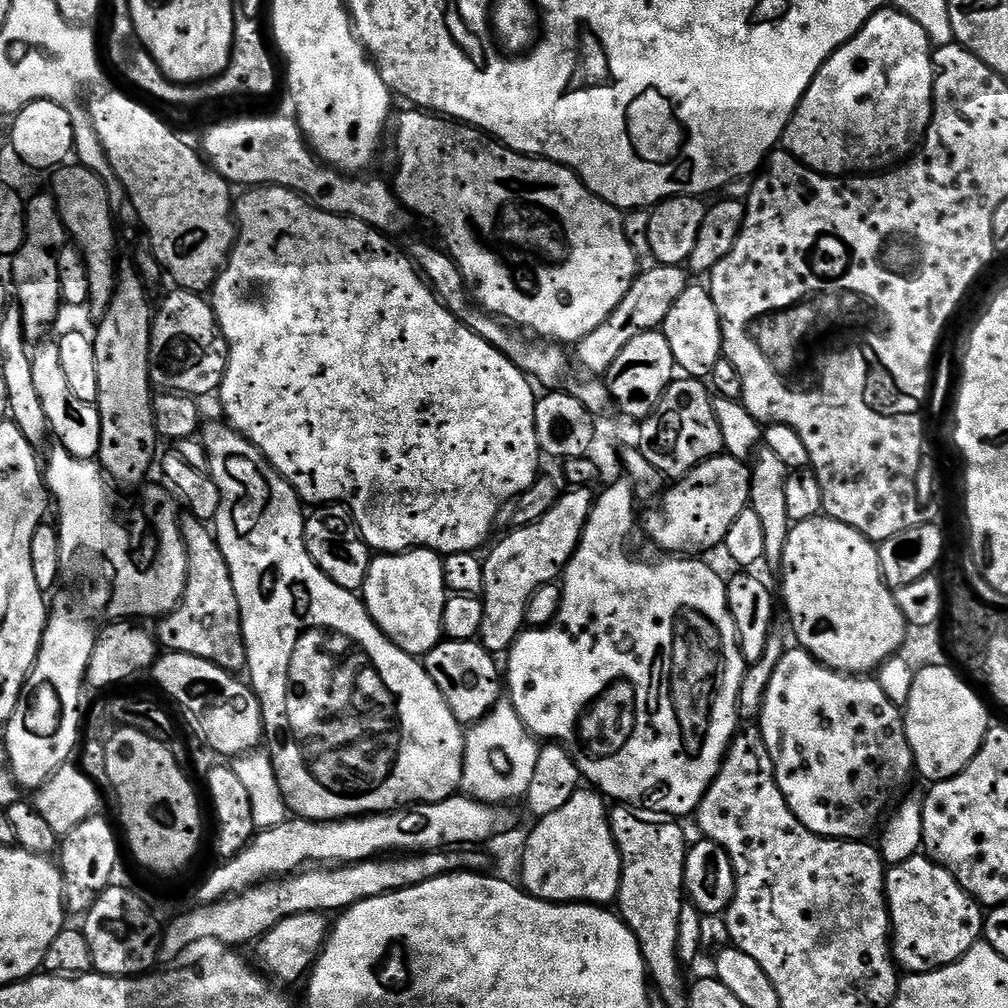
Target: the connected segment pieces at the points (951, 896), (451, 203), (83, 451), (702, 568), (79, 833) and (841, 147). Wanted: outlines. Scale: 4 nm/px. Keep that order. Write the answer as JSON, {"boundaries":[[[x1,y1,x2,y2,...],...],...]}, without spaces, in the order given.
{"boundaries":[[[926,854,911,856,901,864,887,869,888,913,892,919,892,958,905,973,933,972,961,960,984,935,985,909,942,865,935,864]],[[424,110,408,111,412,112,402,113,400,125,396,128,396,156,400,159,400,165,396,168,394,191,409,213,417,212,422,219,429,220,440,231,445,244,443,247,463,274,473,301,485,312,503,318,509,325,527,330,537,337,561,346,574,346,582,338,586,338,590,330,598,330,598,326,602,326,602,322,606,322,606,318,610,318,610,314,618,310,618,306,624,301,624,296,638,275,638,267,636,268,638,257,632,249,632,243,628,241,627,234,624,233,624,216,621,209,600,200,580,181,580,177,575,172,562,167,561,164,515,152,513,148,506,147,487,132,481,132,471,124,462,124,451,118,441,118]],[[45,338,35,345,32,352,34,387,38,389,38,398,42,401,42,410,46,410,48,426,53,437,57,436,59,447,65,448,79,460,96,460,100,455,100,412,95,404,81,402,70,391,62,362,58,354,56,340]],[[619,478,604,493,595,497,592,505,592,513,588,516,588,521,584,527,584,533,580,535,580,544,576,547,574,555,568,559,568,565,565,566,562,573,562,587,560,593,562,594,562,602,560,603,560,609,556,615,556,619,548,624,544,628,529,627,527,630,520,633,518,639,514,641,511,648,506,653,506,659,508,659,508,668,506,664,506,696,507,699,514,706,514,710,518,714,518,718,522,718,522,722,528,727,529,732,533,736,539,738,544,742,555,742,568,749,568,755,574,758,574,762,578,766,581,777,585,781,588,780,593,789,599,790,609,801,619,802,624,806,631,806,636,810,643,810,648,814,656,814,652,812,665,812,665,817,668,818,680,818,676,816,688,816,691,817,699,808,702,798,706,794,706,790,714,782,714,778,720,773,720,766,724,763,724,757,728,755,728,745,732,743,734,737,737,735,738,727,736,728,736,720,738,721,738,709,740,707,740,687,744,681,744,674,746,671,746,661,744,654,740,649,740,638,736,633,736,626,734,624,734,618,730,614,728,609,728,585,725,577,720,577,714,569,708,564,703,564,702,561,696,560,700,558,664,558,668,560,656,560,651,564,648,560,631,560,630,557,624,556,624,539,631,534,635,528,638,528,638,520,636,524,636,503,638,503,638,497,636,492,632,488,631,482,626,478]],[[97,814,86,822,74,826,58,844,58,867,64,883,64,907,78,918,83,917,94,906,96,899,113,883,116,863,120,860,120,848,112,828]],[[885,6,870,17,862,26,862,30,854,38,850,38,840,49,831,56,818,70,818,74,810,82,806,94,800,100,800,106,792,115,791,122,786,126,782,137,782,148,792,153,808,168,823,176,842,176,849,174,864,174,869,170,888,170,899,165,905,158,911,157,917,151,918,145,928,134,928,123,932,121,932,53,934,45,928,39,926,30,914,22,914,18,906,18,906,14,896,11,895,7]]]}

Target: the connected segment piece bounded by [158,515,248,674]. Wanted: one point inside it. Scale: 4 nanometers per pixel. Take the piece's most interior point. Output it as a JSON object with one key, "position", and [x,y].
{"position":[207,623]}

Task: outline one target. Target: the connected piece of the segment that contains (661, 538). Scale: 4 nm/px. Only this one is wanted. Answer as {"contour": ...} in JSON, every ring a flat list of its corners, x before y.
{"contour":[[727,454,711,456,677,479,673,483,676,485,659,497,660,505,649,514,645,524,643,521,642,528,668,554,696,554,699,548,719,549,738,514,750,506,751,481,752,469,745,461]]}

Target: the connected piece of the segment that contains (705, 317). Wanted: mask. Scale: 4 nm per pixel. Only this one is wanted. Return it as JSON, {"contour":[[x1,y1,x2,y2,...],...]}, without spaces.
{"contour":[[696,282,689,283,688,289,674,302,670,314,666,314,666,322,662,325,666,342,670,342,670,354,674,354,677,369,688,378,708,378,716,368,716,363,721,363,724,355,724,339,722,338,722,322,718,314,718,306,714,306,714,298,707,287,704,288]]}

